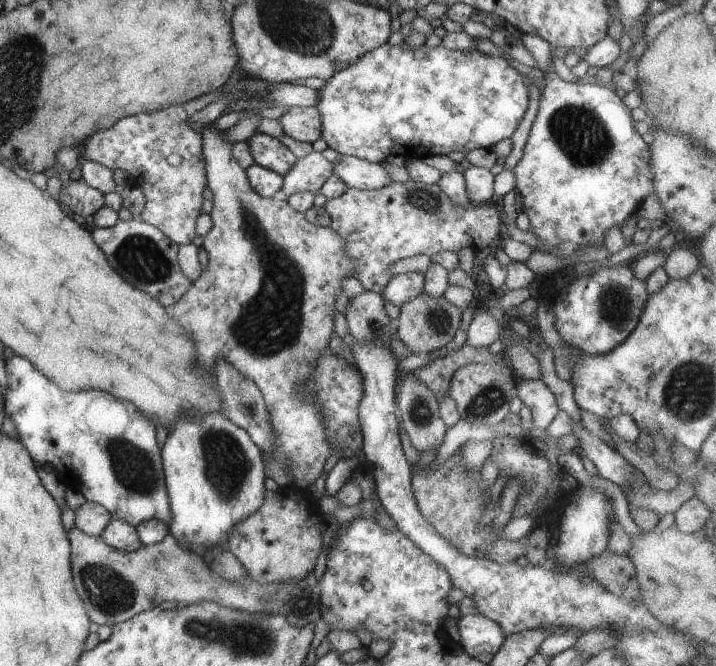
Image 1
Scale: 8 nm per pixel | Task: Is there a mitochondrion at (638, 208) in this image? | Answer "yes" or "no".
no

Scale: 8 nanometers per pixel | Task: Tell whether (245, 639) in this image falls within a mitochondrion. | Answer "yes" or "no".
yes

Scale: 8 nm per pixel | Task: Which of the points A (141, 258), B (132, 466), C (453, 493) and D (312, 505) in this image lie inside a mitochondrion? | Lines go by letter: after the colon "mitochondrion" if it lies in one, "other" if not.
A: mitochondrion
B: mitochondrion
C: other
D: other

